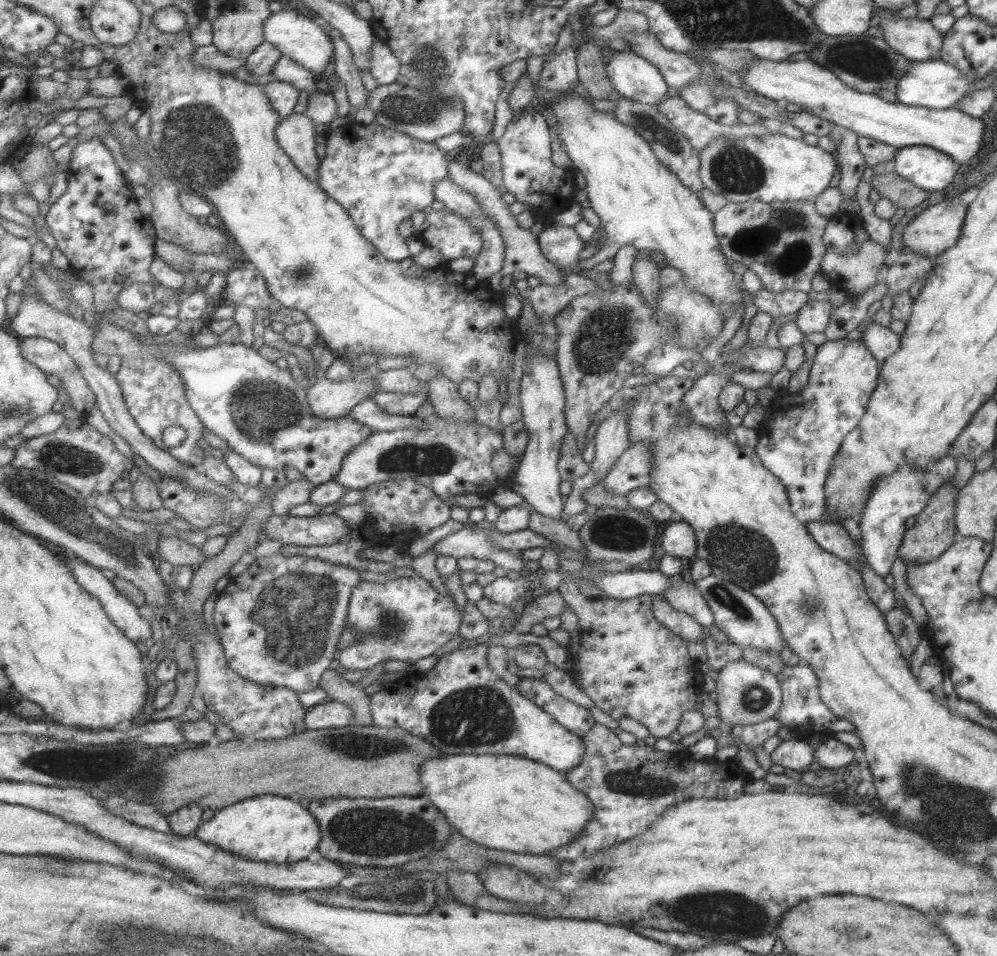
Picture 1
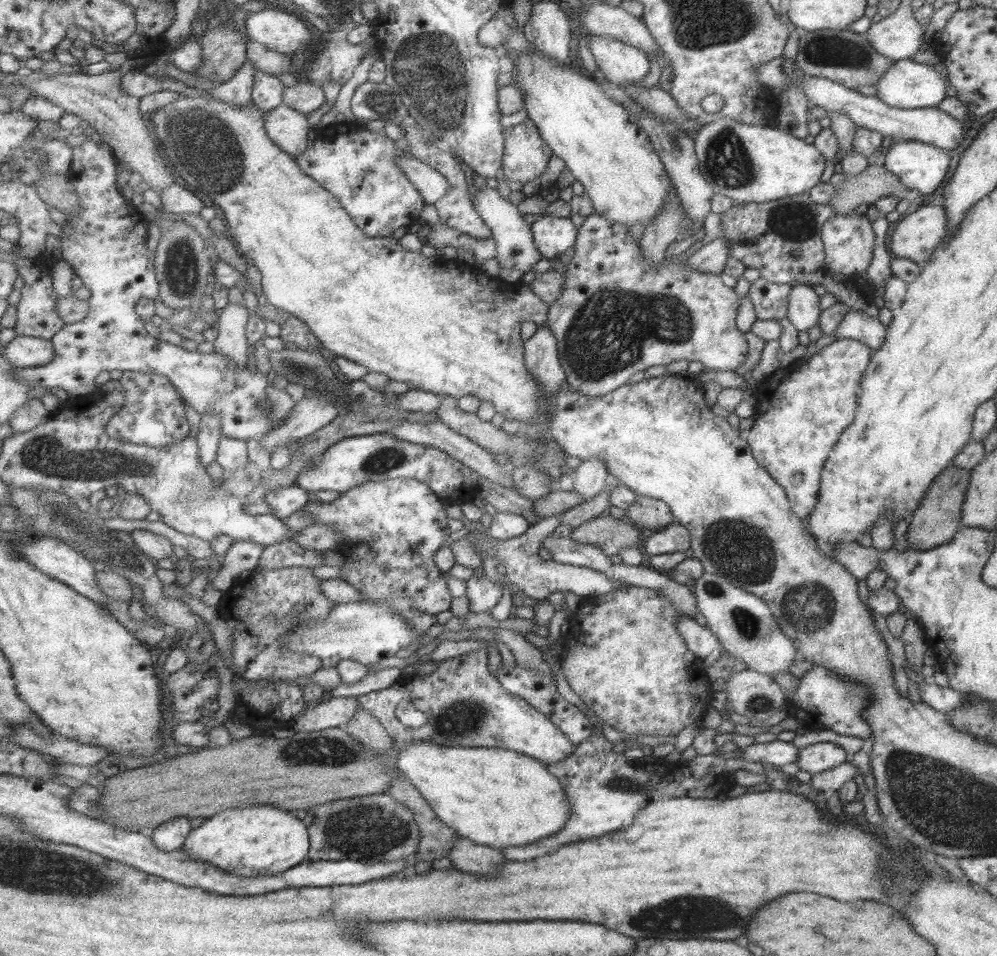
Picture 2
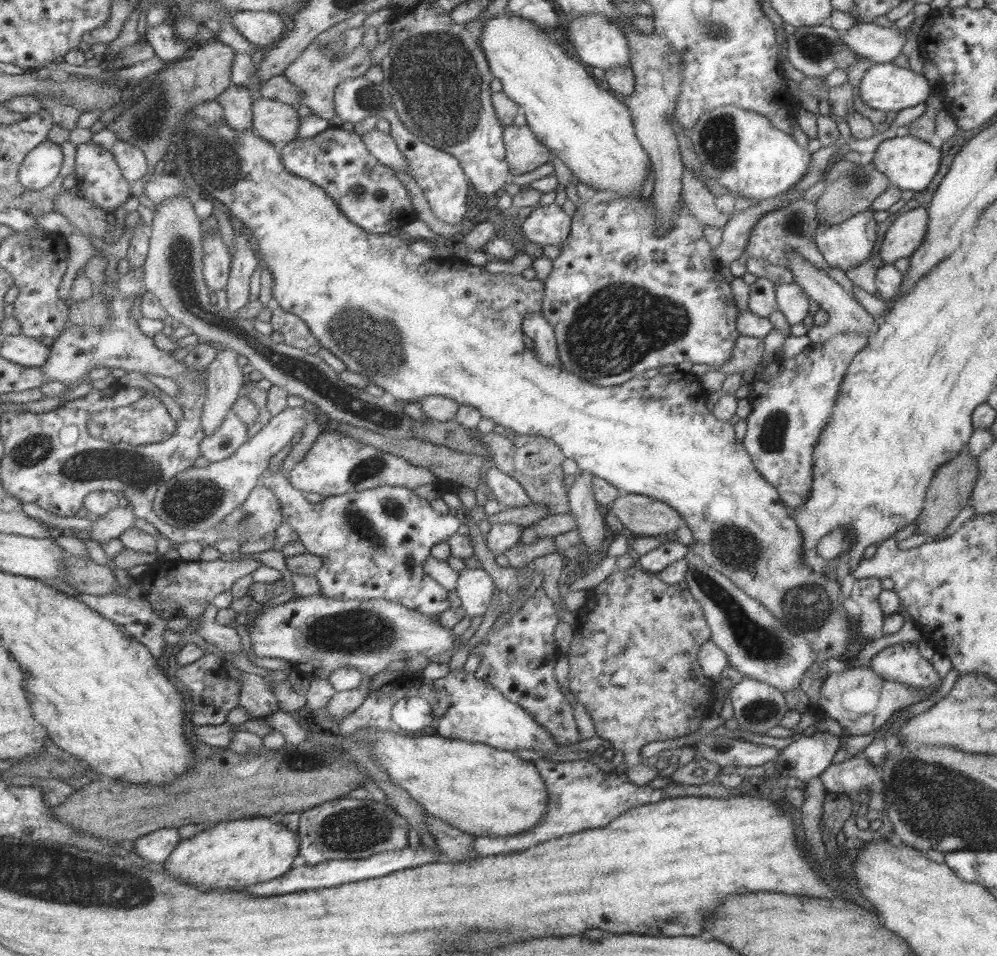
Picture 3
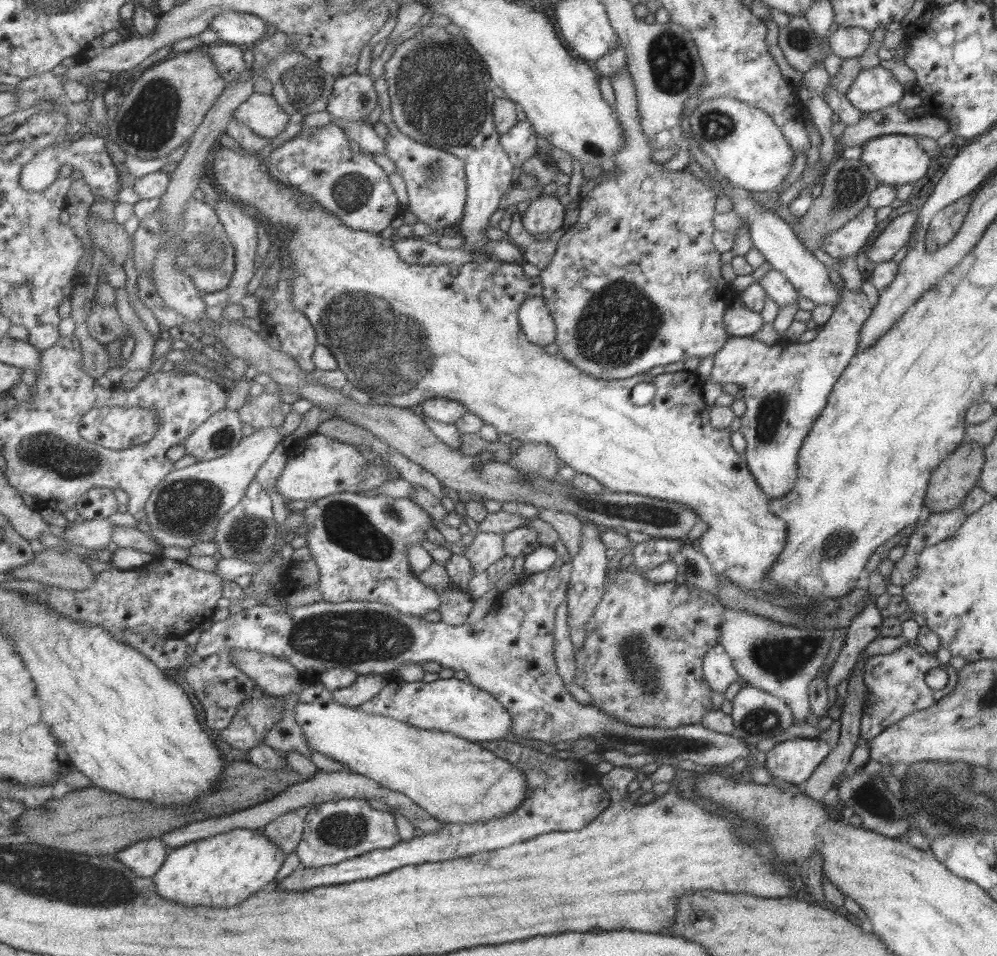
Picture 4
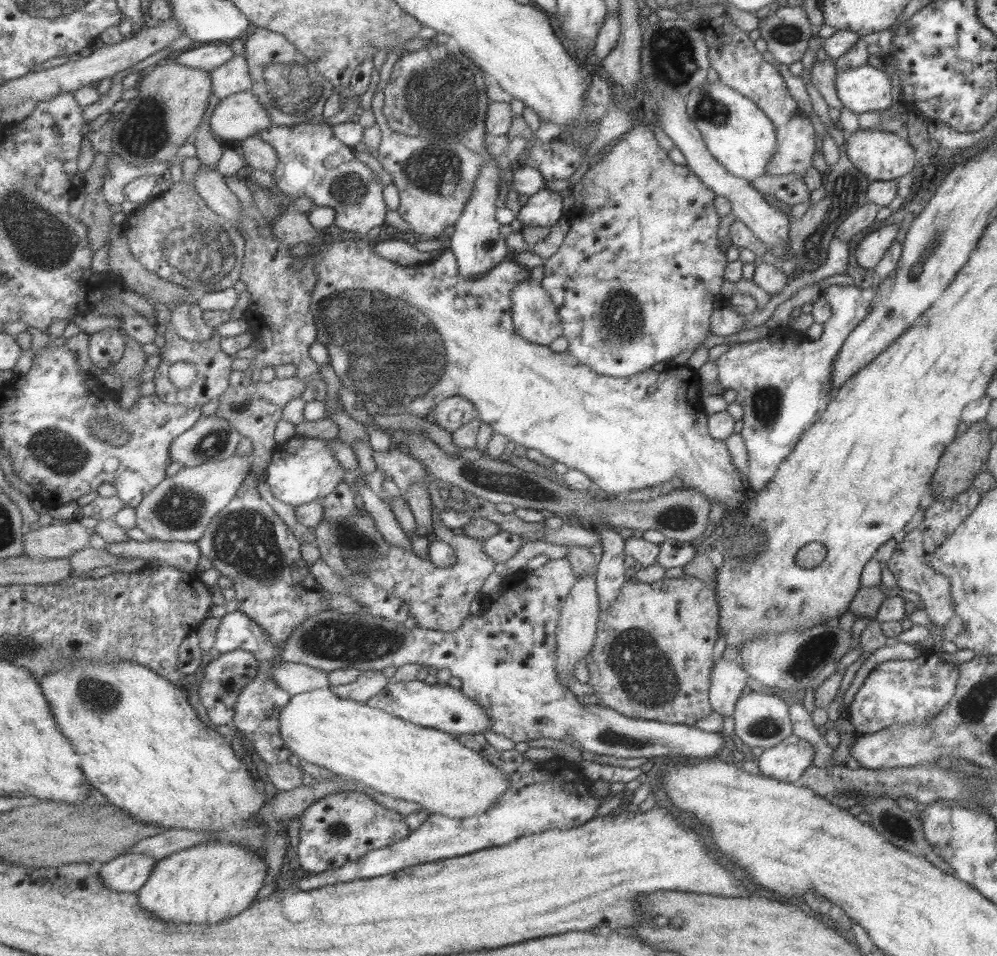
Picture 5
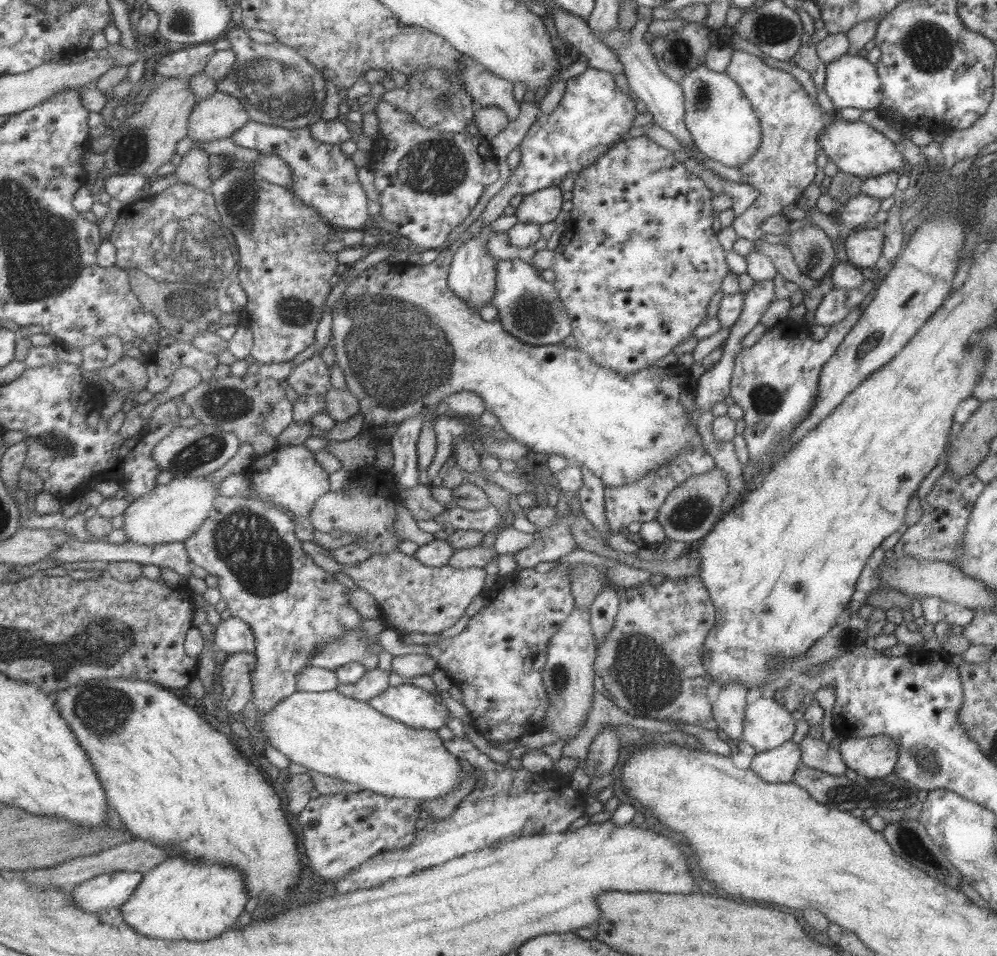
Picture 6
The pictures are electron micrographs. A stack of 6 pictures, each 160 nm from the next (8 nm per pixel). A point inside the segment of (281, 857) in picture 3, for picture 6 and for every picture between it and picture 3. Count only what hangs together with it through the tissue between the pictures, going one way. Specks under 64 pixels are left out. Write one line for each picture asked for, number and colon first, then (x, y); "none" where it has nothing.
4: (220, 872)
5: (211, 882)
6: (177, 900)

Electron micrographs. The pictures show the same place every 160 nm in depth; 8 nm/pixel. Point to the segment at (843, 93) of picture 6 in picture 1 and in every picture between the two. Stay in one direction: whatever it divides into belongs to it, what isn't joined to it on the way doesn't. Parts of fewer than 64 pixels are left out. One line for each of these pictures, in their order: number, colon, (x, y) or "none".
1: (932, 83)
2: (908, 83)
3: (884, 86)
4: (874, 88)
5: (864, 88)

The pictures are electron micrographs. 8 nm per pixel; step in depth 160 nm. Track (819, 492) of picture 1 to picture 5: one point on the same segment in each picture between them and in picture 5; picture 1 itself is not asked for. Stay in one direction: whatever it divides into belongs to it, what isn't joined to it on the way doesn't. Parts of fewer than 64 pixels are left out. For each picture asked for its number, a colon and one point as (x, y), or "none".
2: (802, 409)
3: (790, 398)
4: (785, 385)
5: (782, 385)

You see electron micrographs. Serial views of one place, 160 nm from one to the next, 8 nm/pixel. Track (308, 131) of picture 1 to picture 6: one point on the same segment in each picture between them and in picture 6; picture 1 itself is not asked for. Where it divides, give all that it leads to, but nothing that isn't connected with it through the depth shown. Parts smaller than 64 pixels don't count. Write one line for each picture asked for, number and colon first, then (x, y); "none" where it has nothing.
2: (289, 128)
3: (275, 121)
4: (263, 113)
5: (240, 116)
6: (218, 116)

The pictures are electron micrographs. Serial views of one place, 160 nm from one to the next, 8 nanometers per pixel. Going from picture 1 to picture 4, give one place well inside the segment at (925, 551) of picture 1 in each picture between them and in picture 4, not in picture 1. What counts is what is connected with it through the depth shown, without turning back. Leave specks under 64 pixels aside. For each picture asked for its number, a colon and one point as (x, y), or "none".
2: (937, 517)
3: (949, 490)
4: (951, 480)

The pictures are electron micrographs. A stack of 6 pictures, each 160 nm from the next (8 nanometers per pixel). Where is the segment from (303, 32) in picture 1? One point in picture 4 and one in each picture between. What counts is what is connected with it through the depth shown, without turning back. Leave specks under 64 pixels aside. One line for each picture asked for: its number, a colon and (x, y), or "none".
2: (279, 29)
3: (265, 29)
4: (240, 28)

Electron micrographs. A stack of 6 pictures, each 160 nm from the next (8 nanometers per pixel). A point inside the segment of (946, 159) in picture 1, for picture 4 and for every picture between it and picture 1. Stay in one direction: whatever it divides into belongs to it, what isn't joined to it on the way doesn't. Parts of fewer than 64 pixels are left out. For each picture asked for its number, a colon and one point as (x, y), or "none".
2: (919, 166)
3: (908, 163)
4: (893, 159)

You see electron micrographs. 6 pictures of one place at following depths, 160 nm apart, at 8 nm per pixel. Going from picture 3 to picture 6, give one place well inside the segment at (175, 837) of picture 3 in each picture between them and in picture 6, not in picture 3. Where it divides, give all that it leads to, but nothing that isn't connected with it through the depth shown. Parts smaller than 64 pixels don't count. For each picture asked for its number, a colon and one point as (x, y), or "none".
4: (146, 857)
5: (129, 872)
6: (109, 890)

